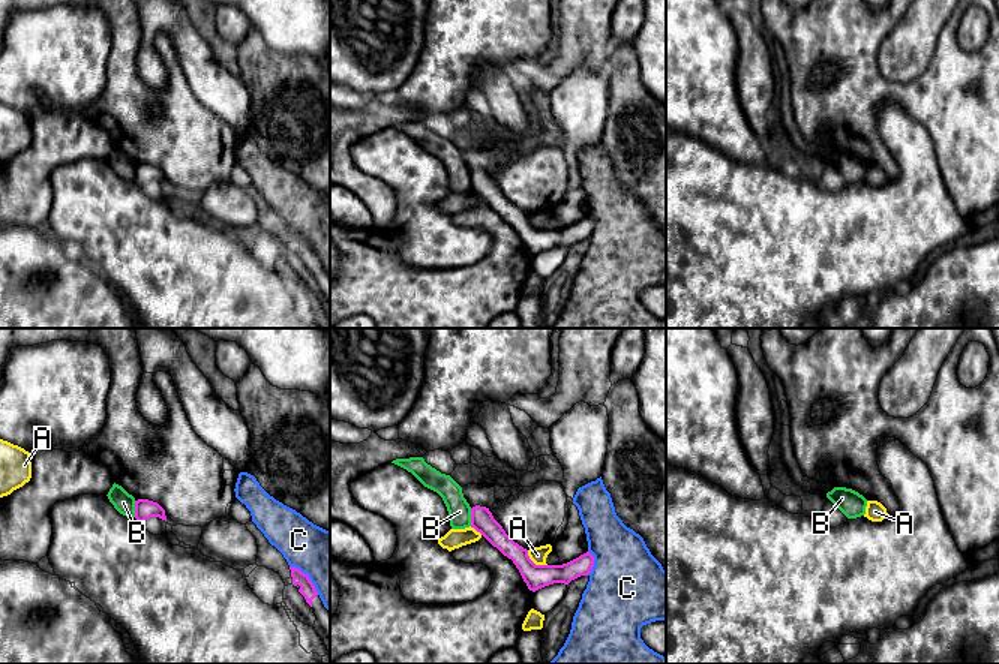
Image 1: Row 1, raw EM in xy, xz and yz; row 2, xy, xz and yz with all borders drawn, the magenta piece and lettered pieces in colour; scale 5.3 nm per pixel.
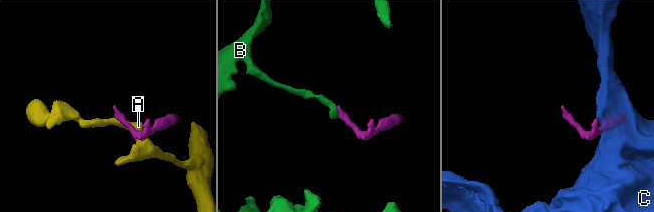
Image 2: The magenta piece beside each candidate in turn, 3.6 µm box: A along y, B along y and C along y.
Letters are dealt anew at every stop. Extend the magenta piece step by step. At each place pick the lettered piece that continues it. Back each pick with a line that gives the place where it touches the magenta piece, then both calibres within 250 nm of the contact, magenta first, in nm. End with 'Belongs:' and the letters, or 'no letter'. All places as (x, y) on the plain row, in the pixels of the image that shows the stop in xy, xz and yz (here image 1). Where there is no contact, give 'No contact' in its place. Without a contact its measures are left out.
Belongs: no letter

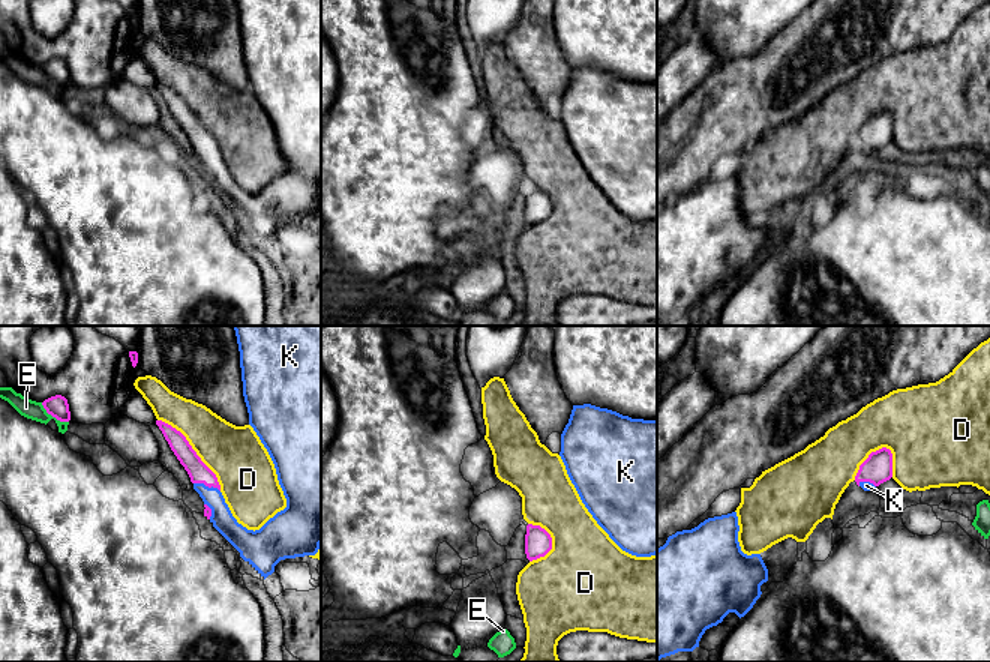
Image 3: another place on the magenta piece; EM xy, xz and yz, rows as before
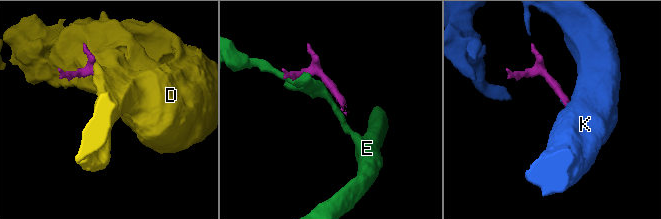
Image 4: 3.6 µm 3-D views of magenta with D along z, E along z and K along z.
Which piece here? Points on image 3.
K: Touches magenta at xy (207, 149). Thickness 110 nm (magenta) against 120 nm
Belongs: K

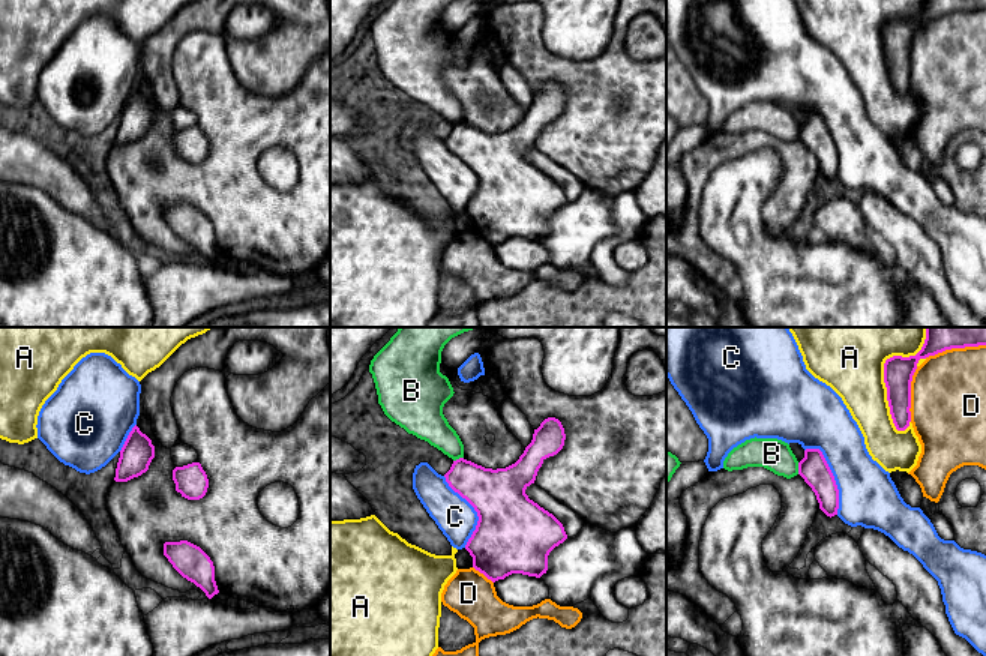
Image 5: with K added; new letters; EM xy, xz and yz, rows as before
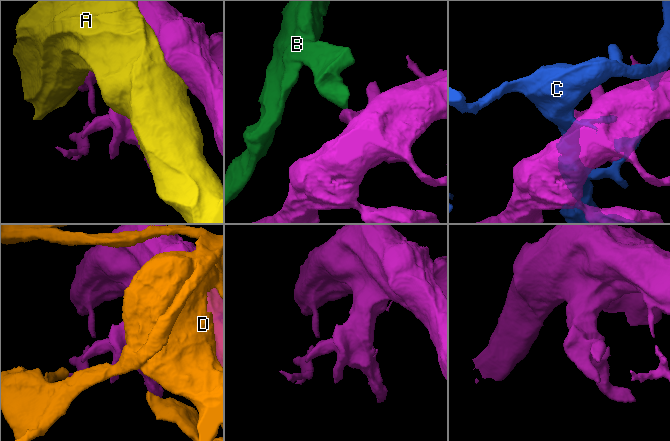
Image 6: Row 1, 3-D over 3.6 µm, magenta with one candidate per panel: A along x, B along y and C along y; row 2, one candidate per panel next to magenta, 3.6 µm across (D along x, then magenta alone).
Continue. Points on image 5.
Belongs: no letter

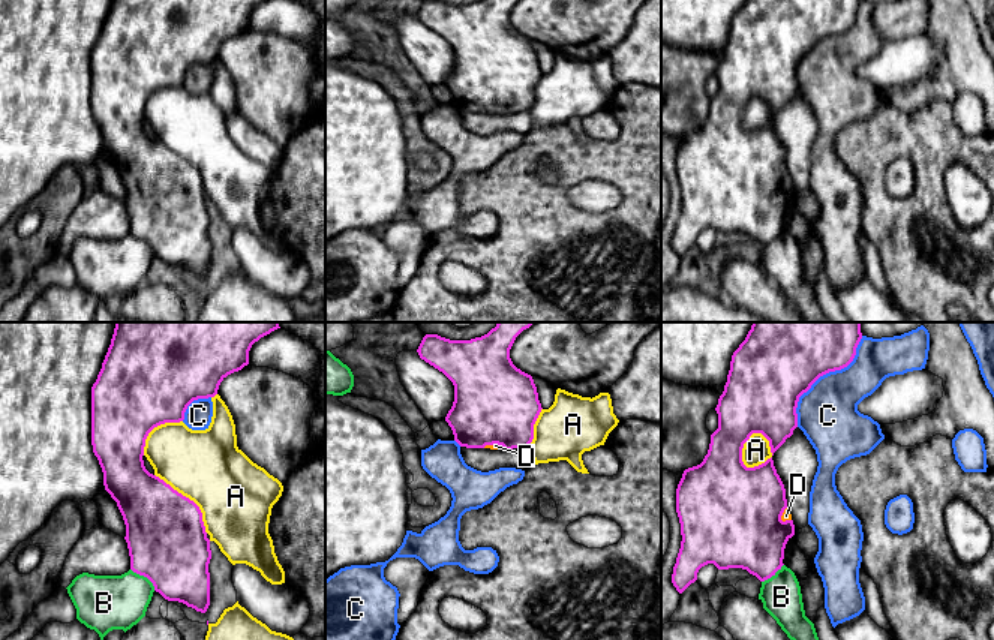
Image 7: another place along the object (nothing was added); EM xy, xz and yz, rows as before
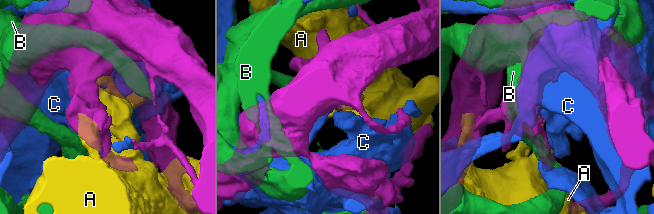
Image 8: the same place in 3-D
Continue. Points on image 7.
D: Touches magenta at xz (495, 107). Thickness 440 nm (magenta) against 30 nm
Belongs: D

